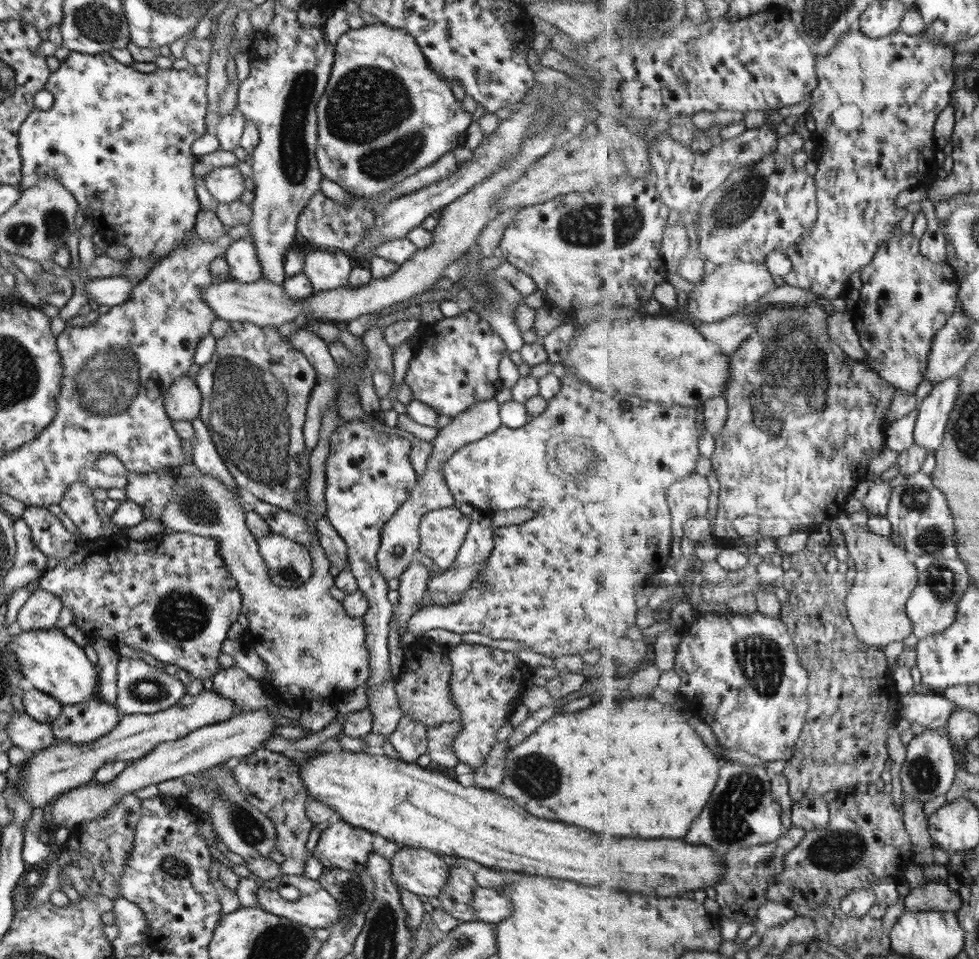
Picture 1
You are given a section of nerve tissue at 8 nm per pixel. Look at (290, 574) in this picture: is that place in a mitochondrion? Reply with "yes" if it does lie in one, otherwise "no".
yes

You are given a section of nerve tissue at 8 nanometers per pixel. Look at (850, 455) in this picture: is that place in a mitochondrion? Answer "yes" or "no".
no

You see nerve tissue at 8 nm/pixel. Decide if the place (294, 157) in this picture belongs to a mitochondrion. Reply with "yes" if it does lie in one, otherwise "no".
yes

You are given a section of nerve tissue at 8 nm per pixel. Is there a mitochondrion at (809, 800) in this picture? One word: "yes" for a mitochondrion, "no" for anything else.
no

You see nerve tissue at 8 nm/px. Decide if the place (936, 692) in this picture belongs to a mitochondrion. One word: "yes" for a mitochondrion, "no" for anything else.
no

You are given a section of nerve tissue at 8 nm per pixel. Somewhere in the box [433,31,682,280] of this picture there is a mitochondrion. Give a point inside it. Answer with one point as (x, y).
(590, 225)

